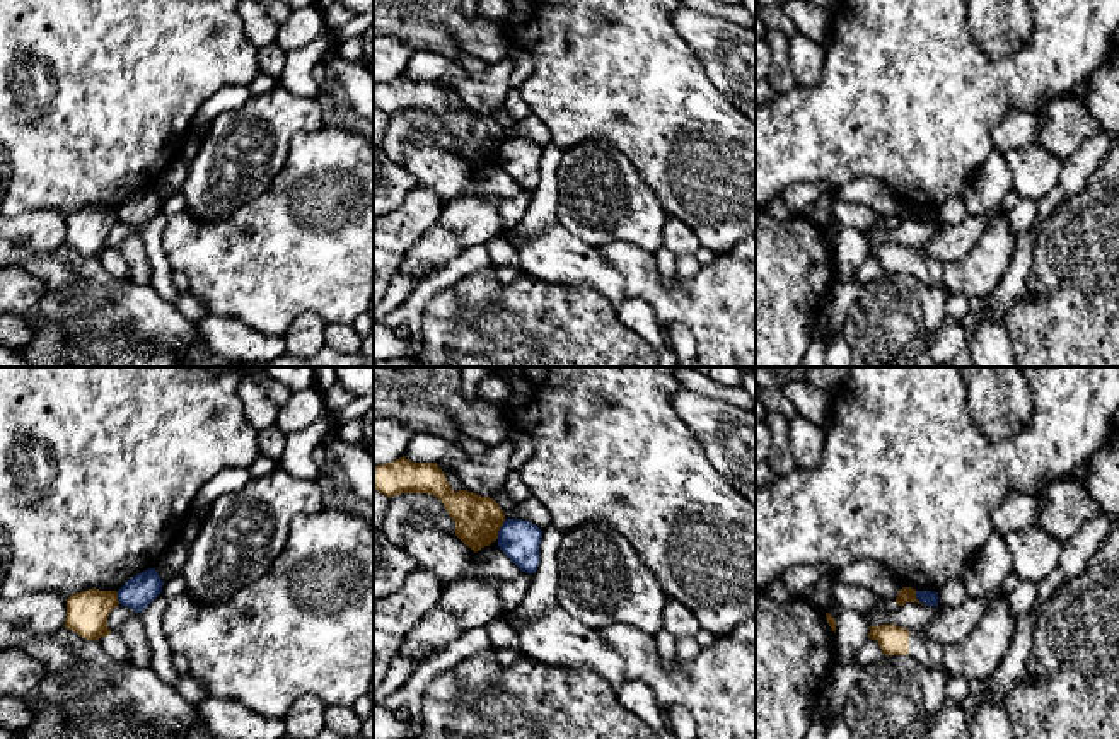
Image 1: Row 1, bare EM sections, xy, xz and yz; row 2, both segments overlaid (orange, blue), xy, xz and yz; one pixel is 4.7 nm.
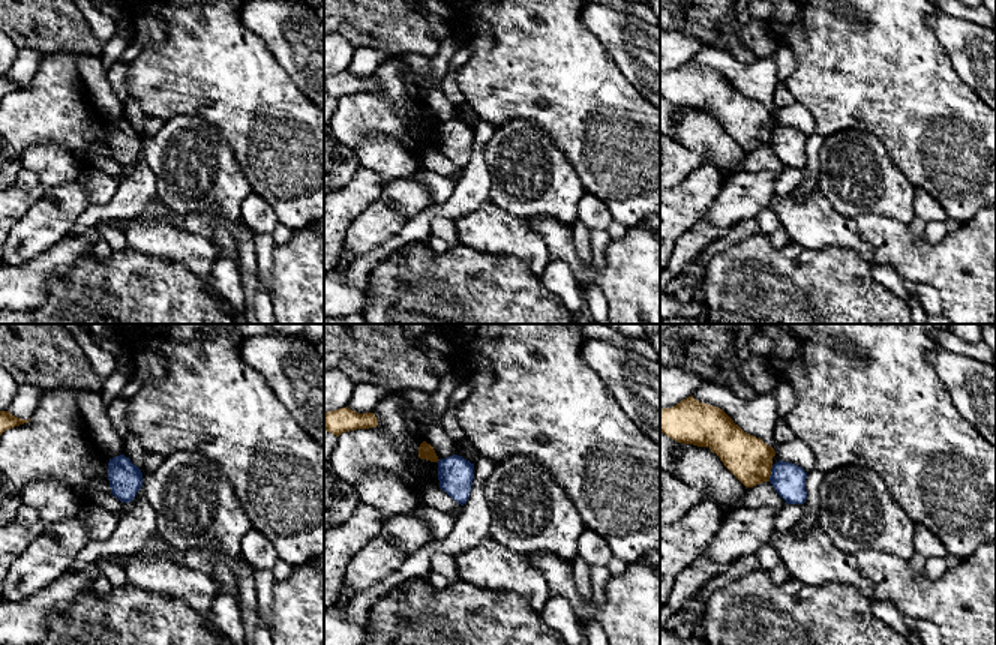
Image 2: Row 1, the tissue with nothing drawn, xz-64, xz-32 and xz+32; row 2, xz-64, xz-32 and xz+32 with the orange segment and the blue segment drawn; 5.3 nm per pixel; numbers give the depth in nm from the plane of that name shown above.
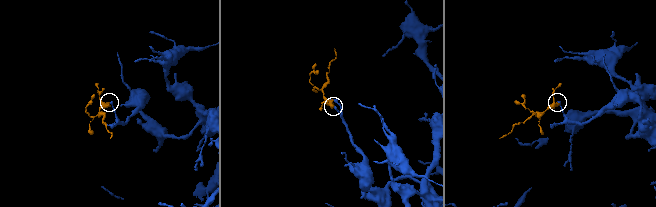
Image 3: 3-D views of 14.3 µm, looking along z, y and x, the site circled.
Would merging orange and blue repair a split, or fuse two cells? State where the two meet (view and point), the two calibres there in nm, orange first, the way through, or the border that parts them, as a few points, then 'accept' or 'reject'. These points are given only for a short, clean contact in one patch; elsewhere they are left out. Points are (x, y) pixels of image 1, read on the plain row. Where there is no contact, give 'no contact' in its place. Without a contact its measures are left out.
contact xz (498, 147); calibres 220 and 190 nm; border xz (505, 137), (497, 156); reject

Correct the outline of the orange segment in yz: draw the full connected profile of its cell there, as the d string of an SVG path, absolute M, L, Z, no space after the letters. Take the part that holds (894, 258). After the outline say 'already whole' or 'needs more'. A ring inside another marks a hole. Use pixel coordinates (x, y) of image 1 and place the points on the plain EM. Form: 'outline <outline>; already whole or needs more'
outline M896 242L870 244L868 256L877 258L885 273L909 273L926 285L945 285L945 265L919 251Z; needs more

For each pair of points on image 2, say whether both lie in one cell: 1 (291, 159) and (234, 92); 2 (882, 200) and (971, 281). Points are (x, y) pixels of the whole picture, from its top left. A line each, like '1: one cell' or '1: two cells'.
1: one cell
2: two cells

